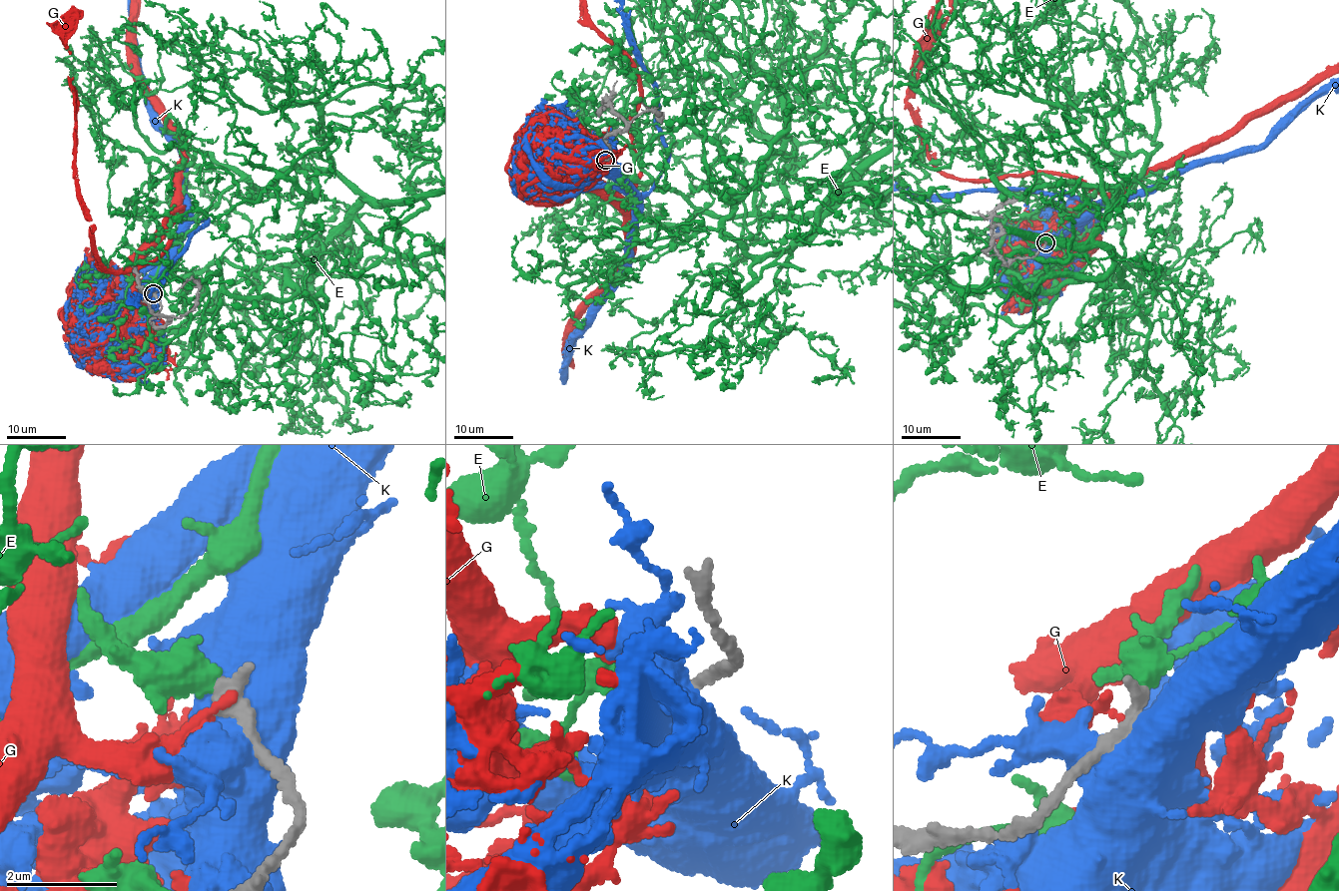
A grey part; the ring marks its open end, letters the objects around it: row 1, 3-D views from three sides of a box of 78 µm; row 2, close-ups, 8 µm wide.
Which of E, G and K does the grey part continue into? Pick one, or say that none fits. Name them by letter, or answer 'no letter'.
E

